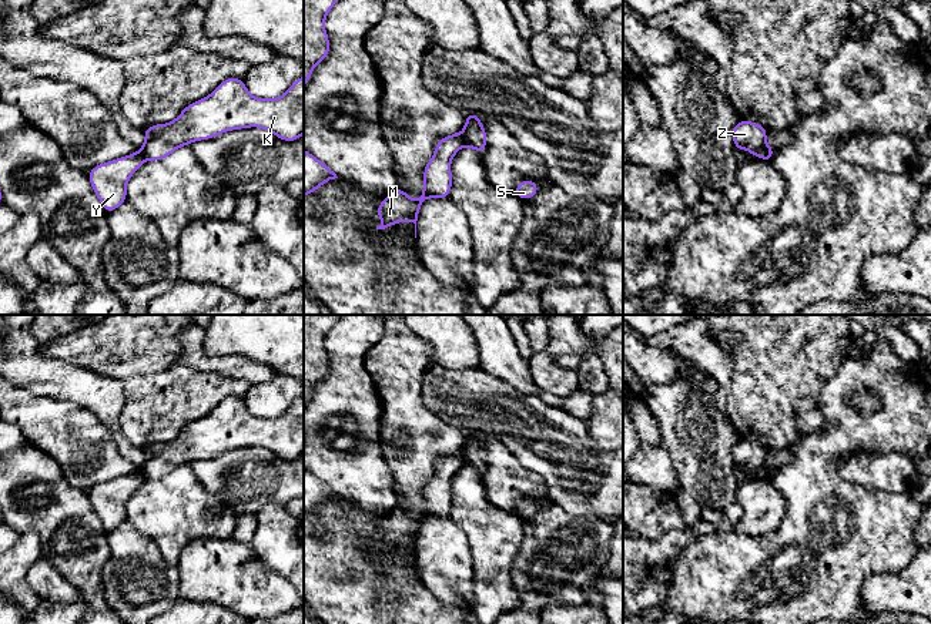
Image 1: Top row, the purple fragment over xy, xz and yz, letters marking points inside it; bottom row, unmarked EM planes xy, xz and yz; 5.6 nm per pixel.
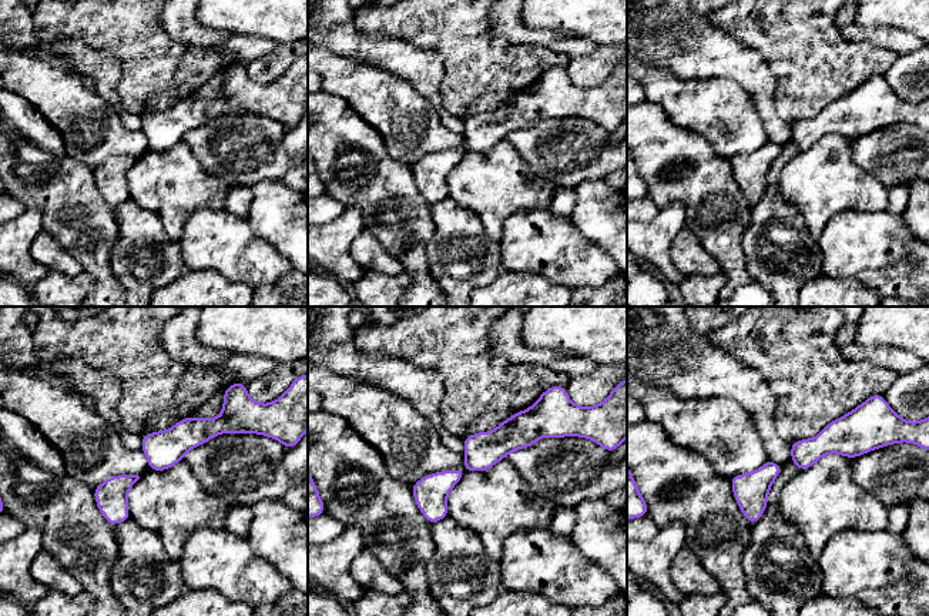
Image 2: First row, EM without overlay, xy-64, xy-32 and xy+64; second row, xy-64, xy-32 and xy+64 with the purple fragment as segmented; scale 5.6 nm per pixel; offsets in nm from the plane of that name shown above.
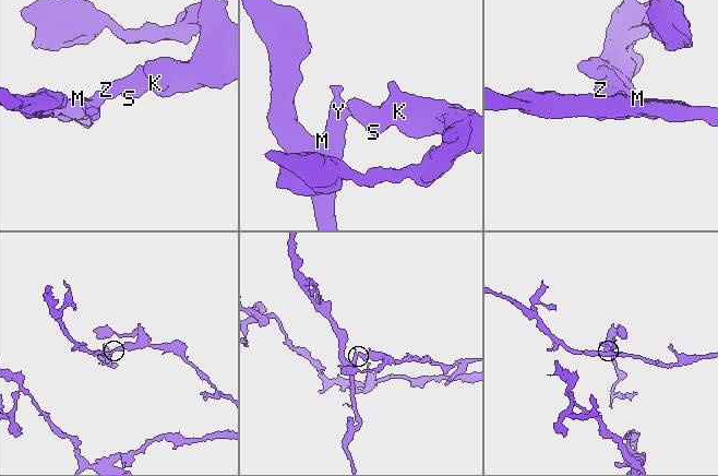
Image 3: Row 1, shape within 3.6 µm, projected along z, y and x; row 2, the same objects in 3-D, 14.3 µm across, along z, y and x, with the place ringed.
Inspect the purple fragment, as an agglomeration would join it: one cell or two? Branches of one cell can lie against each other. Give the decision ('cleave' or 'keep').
cleave

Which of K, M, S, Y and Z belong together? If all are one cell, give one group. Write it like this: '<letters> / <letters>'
K S Z / M Y

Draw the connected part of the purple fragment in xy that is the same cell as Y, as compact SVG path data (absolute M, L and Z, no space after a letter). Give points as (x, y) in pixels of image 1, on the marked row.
M141 151L96 165L88 171L90 184L107 214L127 201L125 185L145 161Z

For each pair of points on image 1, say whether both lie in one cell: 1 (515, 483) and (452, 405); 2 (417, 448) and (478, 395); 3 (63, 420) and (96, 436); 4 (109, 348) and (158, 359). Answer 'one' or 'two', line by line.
1: two
2: two
3: one
4: one

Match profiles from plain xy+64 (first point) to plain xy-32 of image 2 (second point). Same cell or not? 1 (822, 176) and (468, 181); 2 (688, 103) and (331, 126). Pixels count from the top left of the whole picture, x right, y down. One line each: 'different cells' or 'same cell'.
1: same cell
2: different cells

